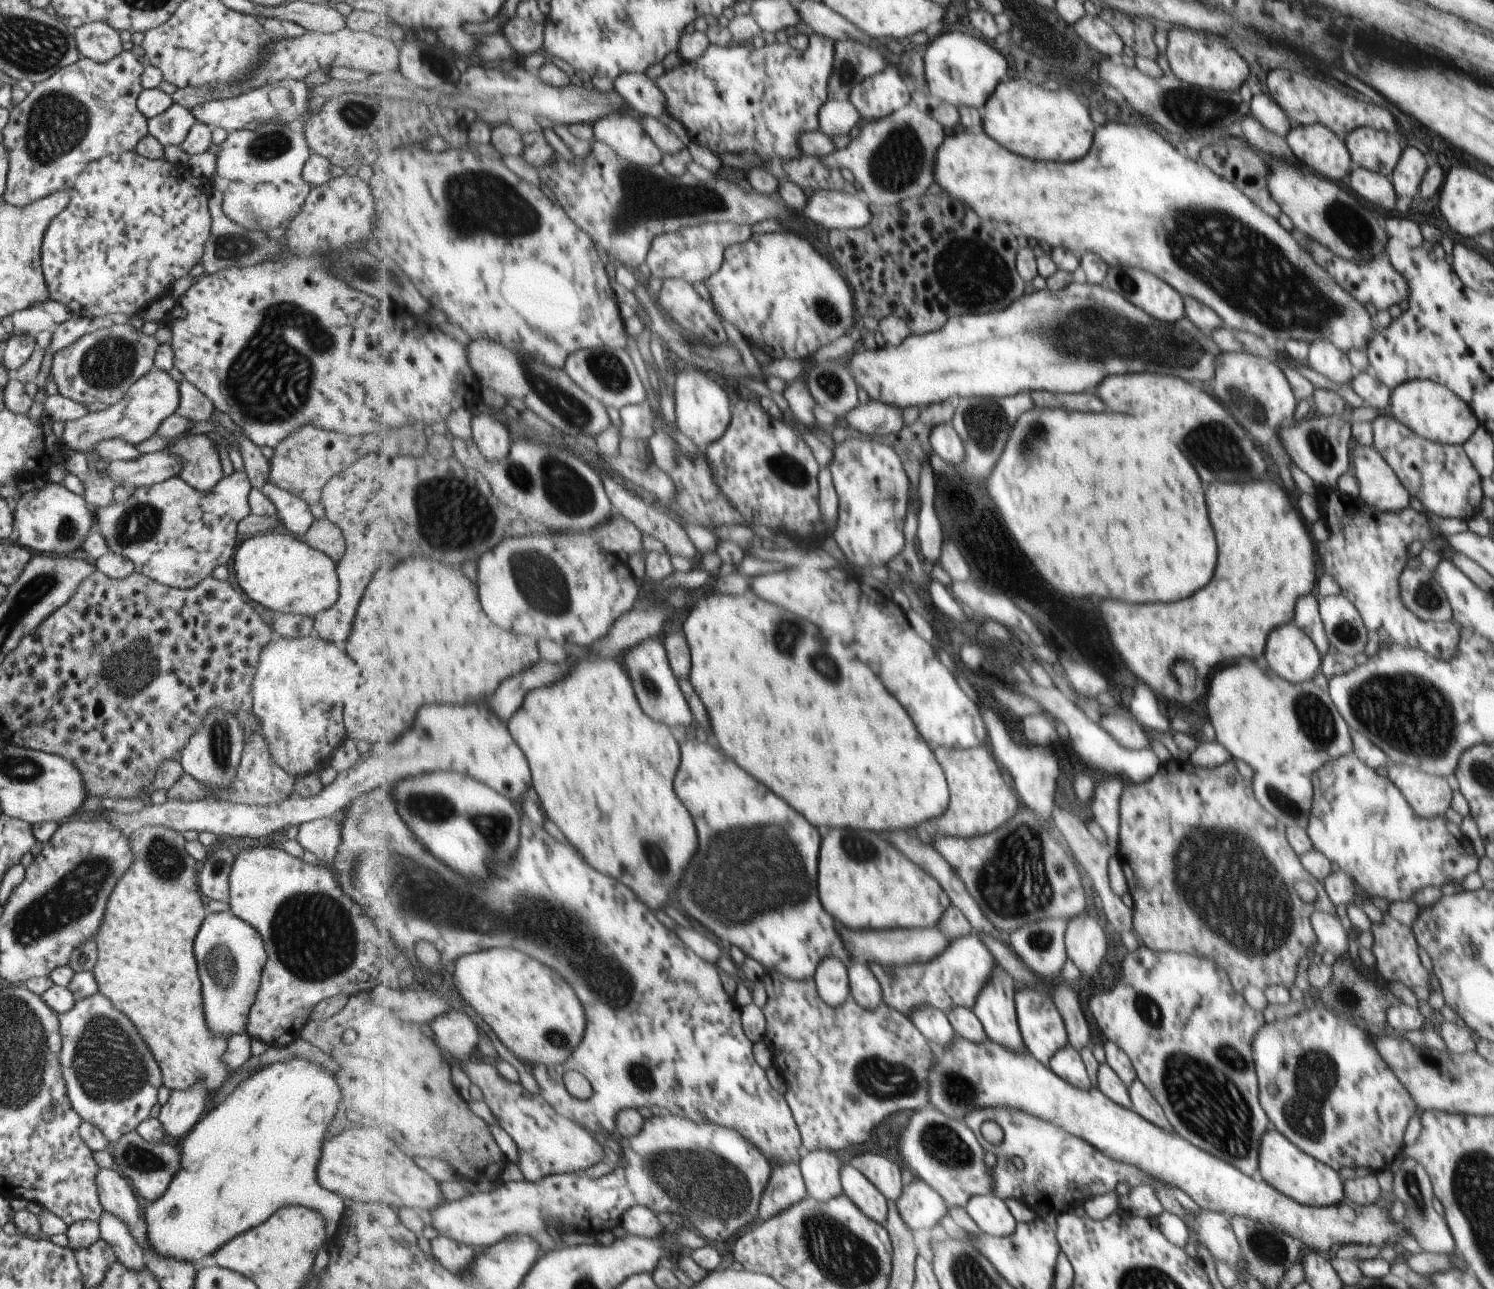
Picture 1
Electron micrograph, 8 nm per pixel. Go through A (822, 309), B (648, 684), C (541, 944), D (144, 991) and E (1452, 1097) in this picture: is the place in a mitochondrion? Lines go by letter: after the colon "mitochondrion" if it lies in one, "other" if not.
A: mitochondrion
B: mitochondrion
C: mitochondrion
D: other
E: other

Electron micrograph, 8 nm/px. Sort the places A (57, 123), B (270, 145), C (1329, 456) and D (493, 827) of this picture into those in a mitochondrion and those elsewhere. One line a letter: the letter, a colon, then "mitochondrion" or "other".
A: mitochondrion
B: mitochondrion
C: mitochondrion
D: mitochondrion

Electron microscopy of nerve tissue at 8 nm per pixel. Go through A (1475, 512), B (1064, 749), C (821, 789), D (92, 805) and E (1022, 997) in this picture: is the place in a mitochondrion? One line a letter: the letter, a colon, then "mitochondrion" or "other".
A: other
B: other
C: other
D: other
E: other

